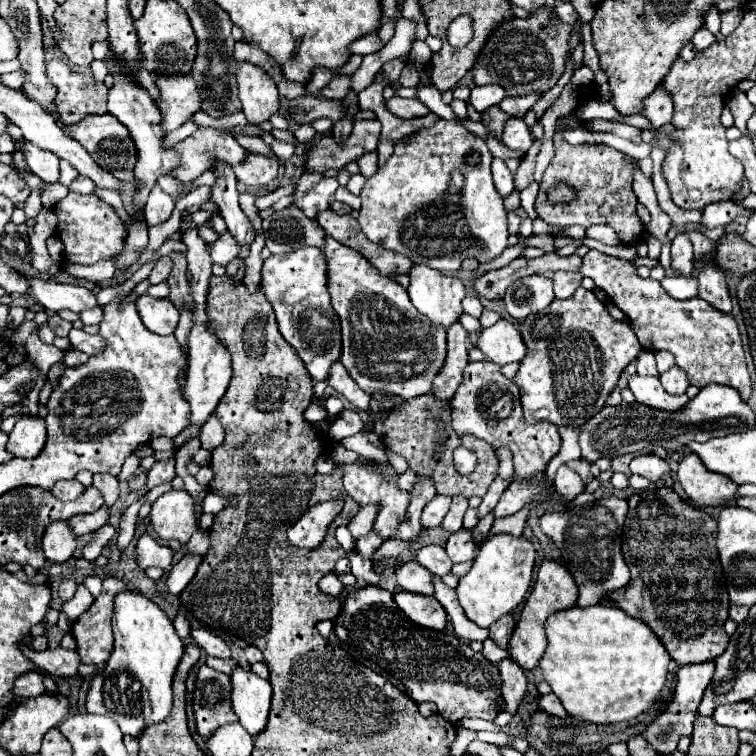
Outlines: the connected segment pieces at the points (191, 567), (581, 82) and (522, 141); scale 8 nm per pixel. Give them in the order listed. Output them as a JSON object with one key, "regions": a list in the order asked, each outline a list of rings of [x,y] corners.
{"regions":[[[[185,556],[185,558],[181,558],[165,576],[167,592],[173,594],[173,596],[179,596],[179,592],[183,592],[183,588],[195,576],[199,562],[201,562],[201,556]]],[[[584,65],[576,70],[571,77],[571,82],[577,86],[589,86],[593,83],[594,74],[592,70]]],[[[515,118],[515,120],[509,120],[505,124],[505,130],[503,130],[503,142],[507,148],[511,150],[521,150],[521,152],[527,152],[533,144],[533,138],[527,130],[527,124],[523,122],[523,118]]]]}

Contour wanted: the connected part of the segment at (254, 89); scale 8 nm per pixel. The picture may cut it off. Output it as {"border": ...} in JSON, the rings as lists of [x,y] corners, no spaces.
{"border":[[[237,62],[237,84],[243,114],[249,124],[263,124],[279,110],[279,94],[275,82],[259,68],[249,62]]]}

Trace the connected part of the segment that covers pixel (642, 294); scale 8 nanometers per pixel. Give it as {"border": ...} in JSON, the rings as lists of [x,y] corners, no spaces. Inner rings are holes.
{"border":[[[589,250],[585,254],[581,274],[589,276],[595,286],[605,290],[611,302],[627,314],[631,328],[645,350],[673,352],[677,366],[687,372],[687,380],[697,388],[703,388],[711,382],[725,384],[735,388],[743,400],[749,400],[751,382],[745,352],[737,322],[731,314],[715,310],[703,298],[675,300],[663,290],[659,282],[641,280],[629,260],[607,256],[599,250]]]}

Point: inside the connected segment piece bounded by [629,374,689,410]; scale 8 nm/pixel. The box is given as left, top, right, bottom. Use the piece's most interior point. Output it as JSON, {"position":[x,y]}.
{"position":[647,389]}

